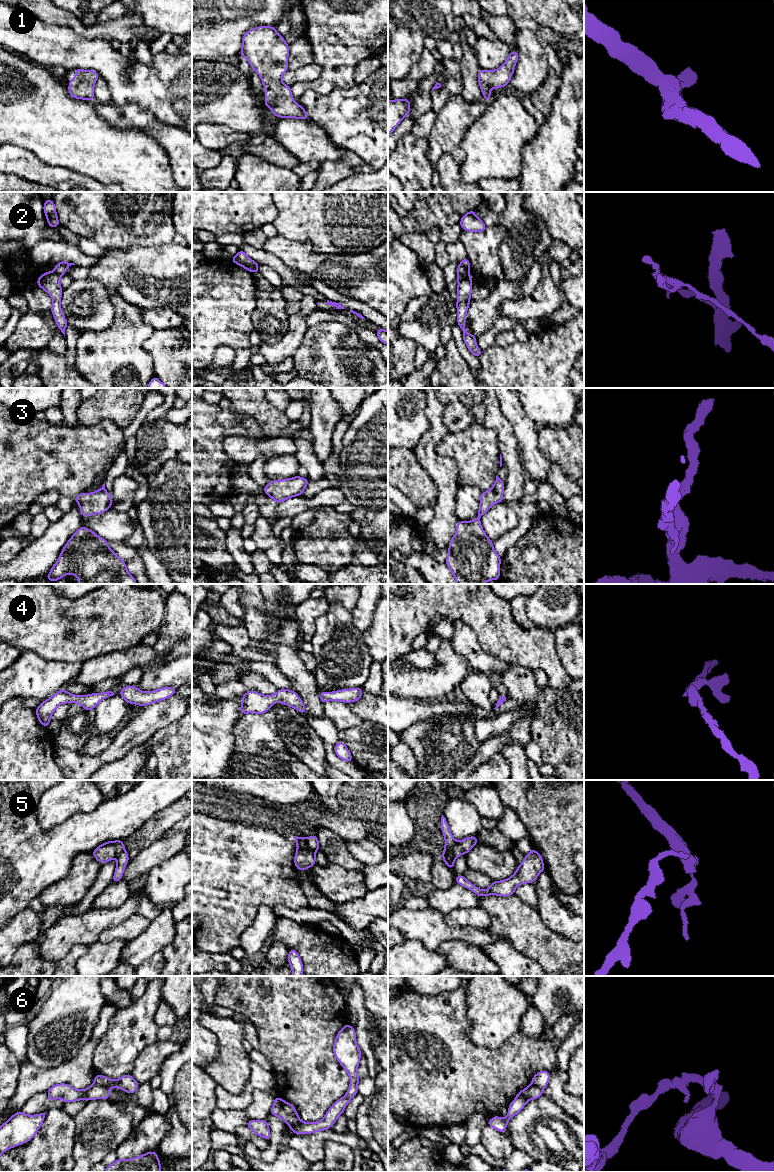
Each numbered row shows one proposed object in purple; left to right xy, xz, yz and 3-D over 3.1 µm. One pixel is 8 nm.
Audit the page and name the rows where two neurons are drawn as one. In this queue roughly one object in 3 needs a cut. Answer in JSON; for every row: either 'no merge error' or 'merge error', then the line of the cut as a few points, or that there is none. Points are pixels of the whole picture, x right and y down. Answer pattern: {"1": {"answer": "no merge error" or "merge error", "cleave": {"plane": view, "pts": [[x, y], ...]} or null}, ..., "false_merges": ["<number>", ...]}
{"1": {"answer": "no merge error", "cleave": null}, "2": {"answer": "merge error", "cleave": {"plane": "yz", "pts": [[458, 273], [469, 276]]}}, "3": {"answer": "no merge error", "cleave": null}, "4": {"answer": "no merge error", "cleave": null}, "5": {"answer": "merge error", "cleave": {"plane": "yz", "pts": [[457, 842], [453, 850], [454, 859]]}}, "6": {"answer": "merge error", "cleave": {"plane": "xy", "pts": [[94, 1082], [108, 1089]]}}, "false_merges": ["2", "5", "6"]}

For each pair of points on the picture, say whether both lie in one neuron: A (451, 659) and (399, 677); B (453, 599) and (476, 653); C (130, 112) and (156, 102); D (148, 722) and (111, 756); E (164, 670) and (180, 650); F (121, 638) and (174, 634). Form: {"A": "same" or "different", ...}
{"A": "same", "B": "different", "C": "different", "D": "same", "E": "different", "F": "different"}

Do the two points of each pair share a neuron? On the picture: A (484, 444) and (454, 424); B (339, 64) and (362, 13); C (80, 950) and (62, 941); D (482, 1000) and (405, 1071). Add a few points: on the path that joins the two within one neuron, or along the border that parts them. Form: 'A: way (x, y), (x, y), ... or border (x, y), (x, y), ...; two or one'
A: border (474, 421), (462, 430), (448, 432); two
B: way (339, 51), (341, 35), (349, 26); one
C: border (86, 946), (74, 945), (57, 962); two
D: border (465, 990), (468, 1020), (471, 1025), (468, 1037); two

